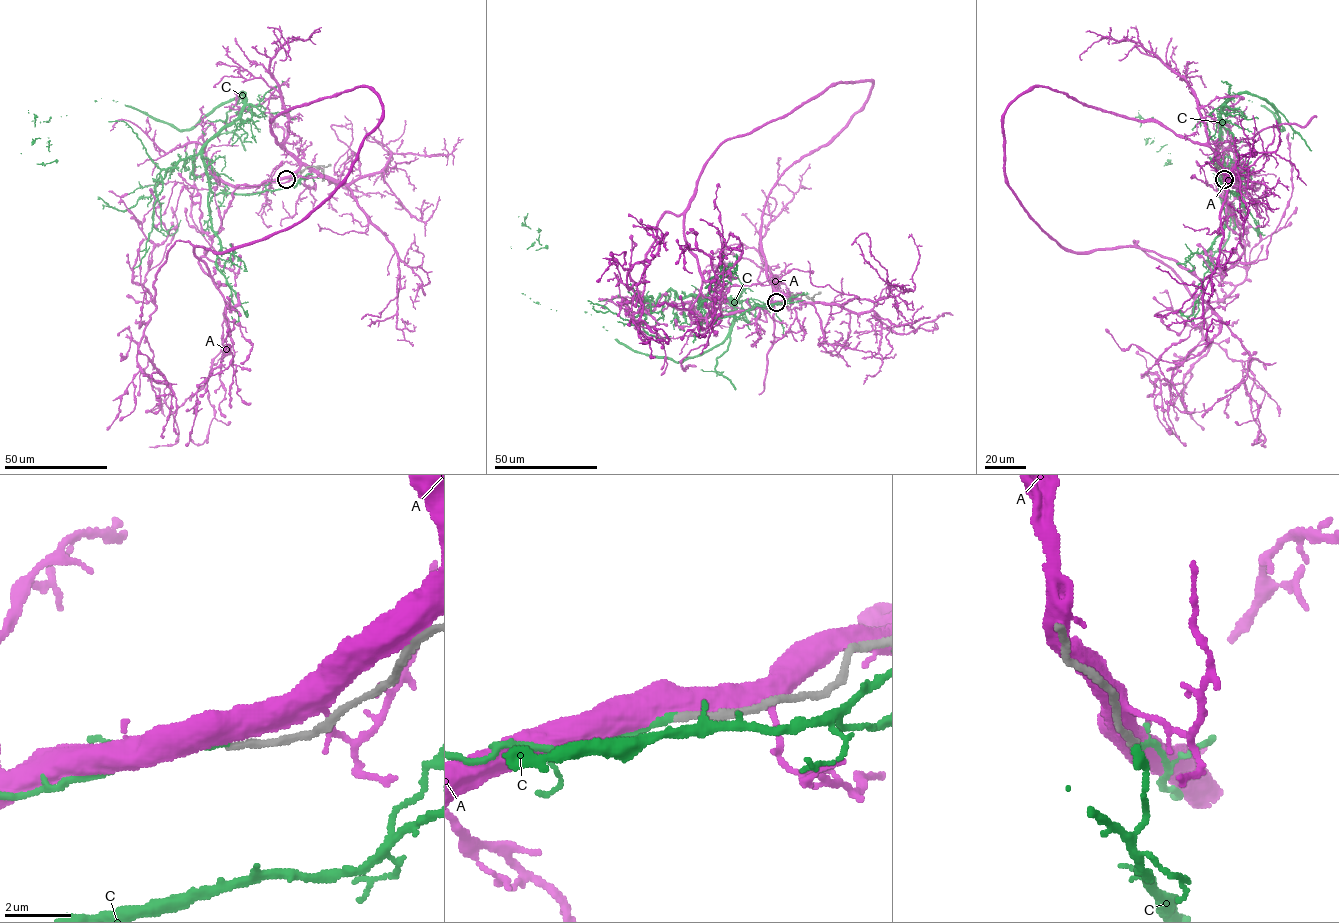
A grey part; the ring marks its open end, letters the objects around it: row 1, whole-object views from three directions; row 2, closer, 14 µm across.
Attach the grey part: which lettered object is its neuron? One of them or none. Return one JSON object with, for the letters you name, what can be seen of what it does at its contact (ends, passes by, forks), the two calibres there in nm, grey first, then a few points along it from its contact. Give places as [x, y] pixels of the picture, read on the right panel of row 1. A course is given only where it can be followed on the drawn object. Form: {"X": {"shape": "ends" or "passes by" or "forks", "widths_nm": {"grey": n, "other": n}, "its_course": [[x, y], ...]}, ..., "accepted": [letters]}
{"accepted": []}

